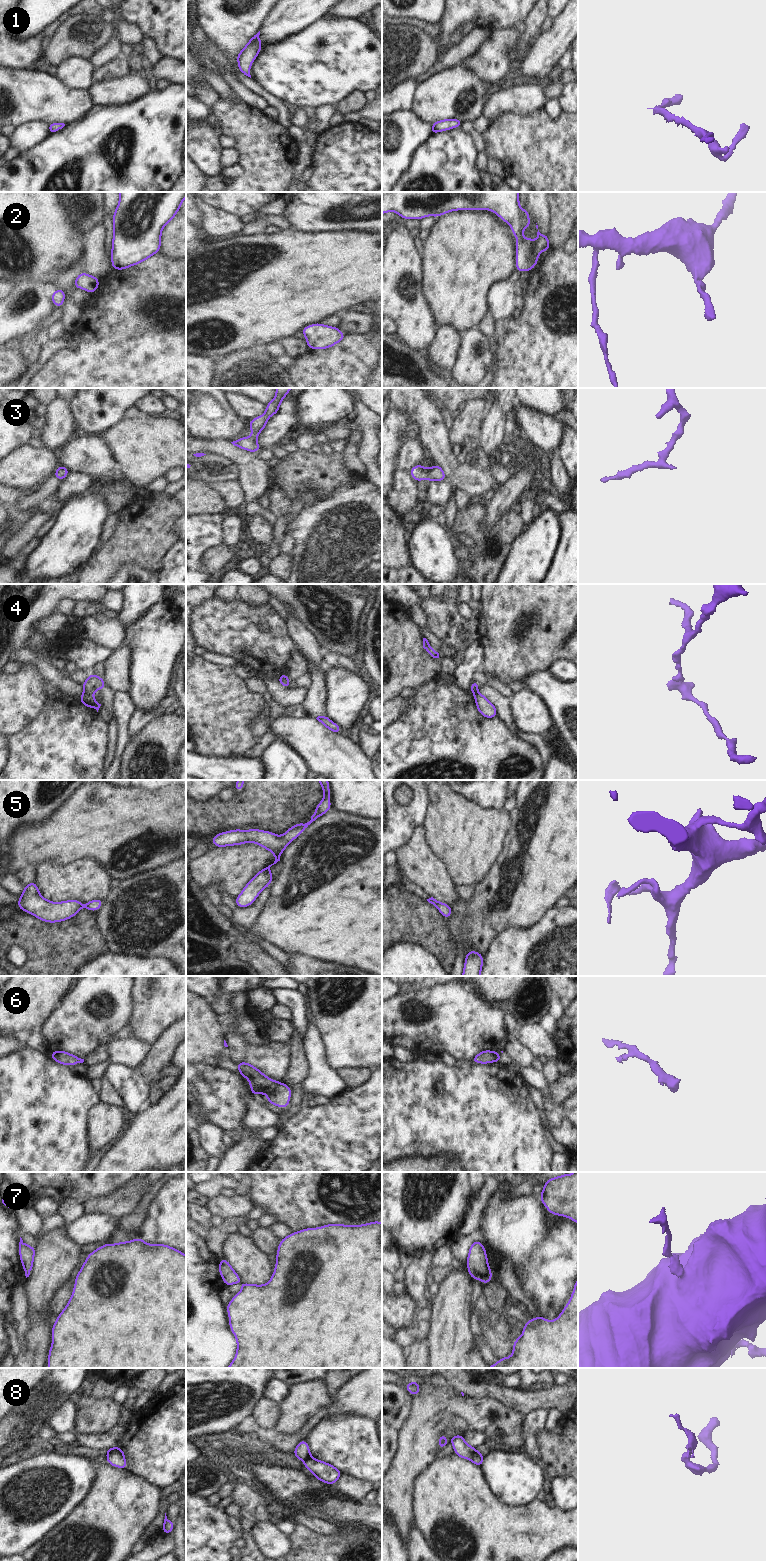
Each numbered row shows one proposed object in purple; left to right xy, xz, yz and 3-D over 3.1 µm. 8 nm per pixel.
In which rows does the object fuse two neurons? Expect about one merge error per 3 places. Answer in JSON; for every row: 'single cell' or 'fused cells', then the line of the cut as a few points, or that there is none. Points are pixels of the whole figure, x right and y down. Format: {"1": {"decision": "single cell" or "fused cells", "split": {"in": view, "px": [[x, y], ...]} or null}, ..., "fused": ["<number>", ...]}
{"1": {"decision": "single cell", "split": null}, "2": {"decision": "single cell", "split": null}, "3": {"decision": "single cell", "split": null}, "4": {"decision": "fused cells", "split": {"in": "xy", "px": [[84, 692], [91, 694]]}}, "5": {"decision": "single cell", "split": null}, "6": {"decision": "single cell", "split": null}, "7": {"decision": "single cell", "split": null}, "8": {"decision": "fused cells", "split": {"in": "yz", "px": [[475, 1450], [471, 1459]]}}, "fused": ["4", "8"]}

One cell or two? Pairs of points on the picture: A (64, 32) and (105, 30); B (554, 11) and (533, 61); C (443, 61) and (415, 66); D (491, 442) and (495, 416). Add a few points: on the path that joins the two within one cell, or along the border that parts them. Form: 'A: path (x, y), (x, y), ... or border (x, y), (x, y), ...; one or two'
A: path (74, 34), (82, 35), (95, 32); one
B: border (563, 10), (554, 19); two
C: border (440, 55), (429, 72); two
D: path (492, 436), (493, 422); one

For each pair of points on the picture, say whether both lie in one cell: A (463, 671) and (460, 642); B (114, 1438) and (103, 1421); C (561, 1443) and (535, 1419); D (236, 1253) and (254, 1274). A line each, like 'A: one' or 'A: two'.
A: two
B: two
C: two
D: one

